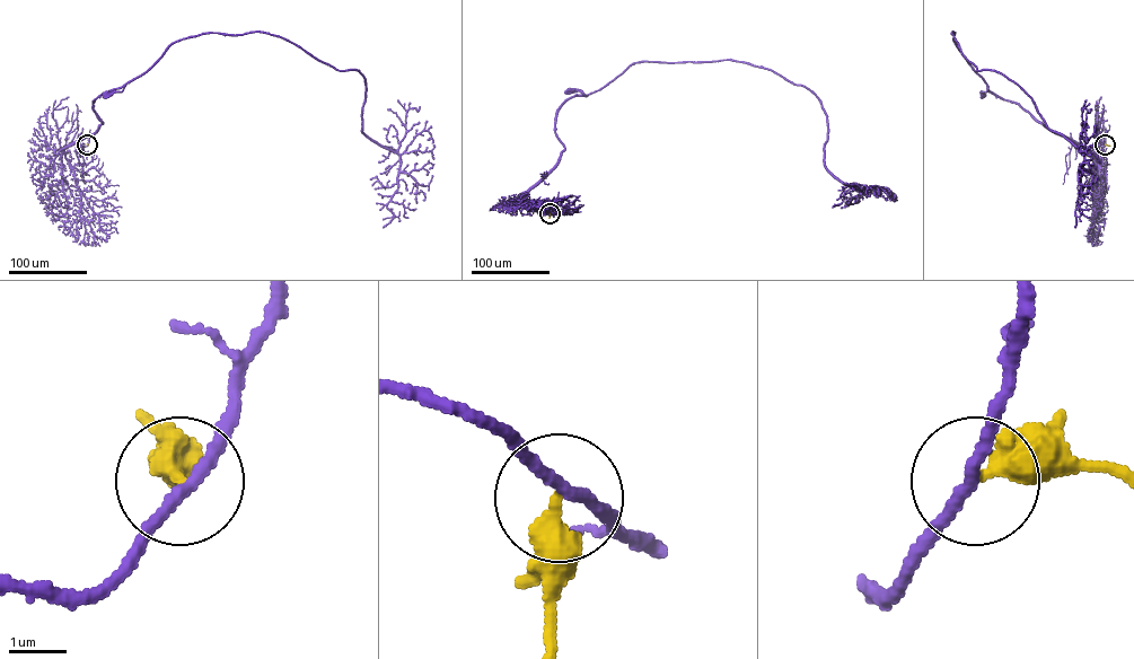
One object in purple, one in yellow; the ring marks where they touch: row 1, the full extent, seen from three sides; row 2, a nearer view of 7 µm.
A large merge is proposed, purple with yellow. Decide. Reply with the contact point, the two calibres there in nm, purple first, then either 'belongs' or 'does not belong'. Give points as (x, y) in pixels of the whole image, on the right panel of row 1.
place (1105, 145); calibres 220 and 400 nm; does not belong

